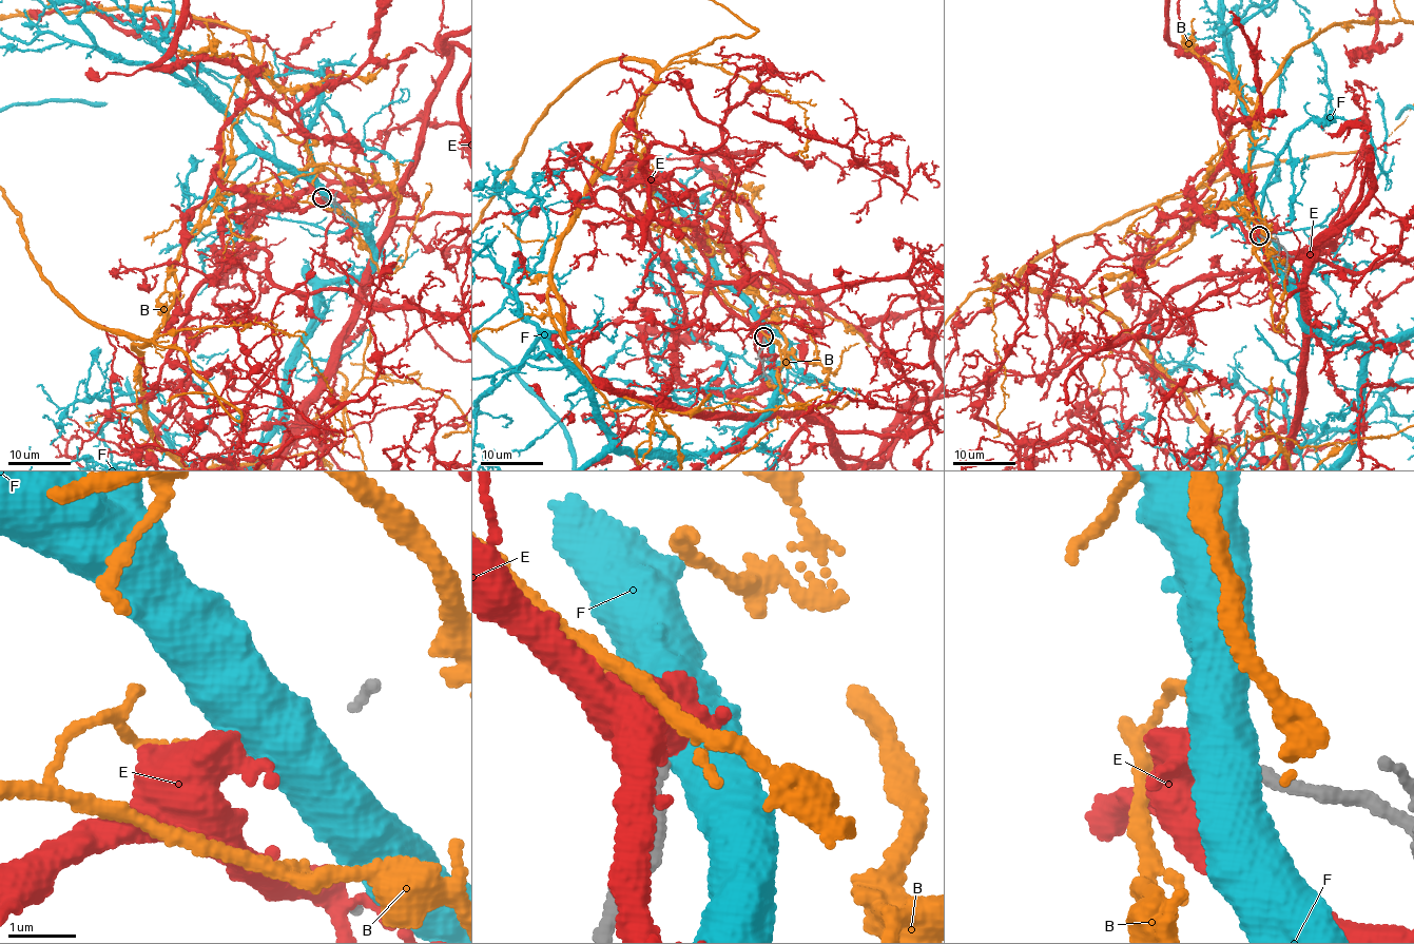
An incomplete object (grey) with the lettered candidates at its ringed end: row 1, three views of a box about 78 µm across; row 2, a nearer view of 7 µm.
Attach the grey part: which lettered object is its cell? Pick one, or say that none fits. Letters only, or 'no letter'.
no letter

